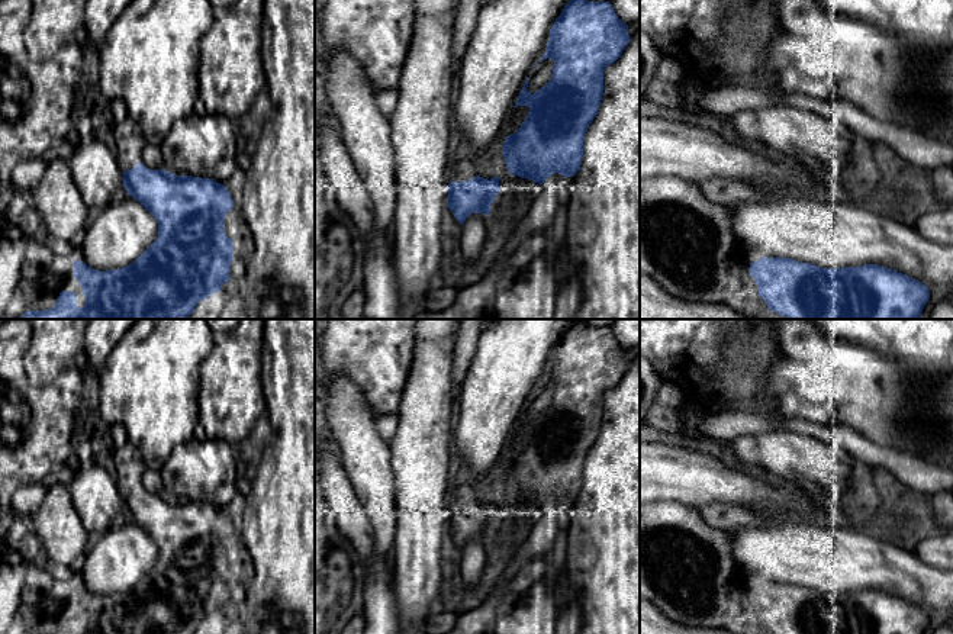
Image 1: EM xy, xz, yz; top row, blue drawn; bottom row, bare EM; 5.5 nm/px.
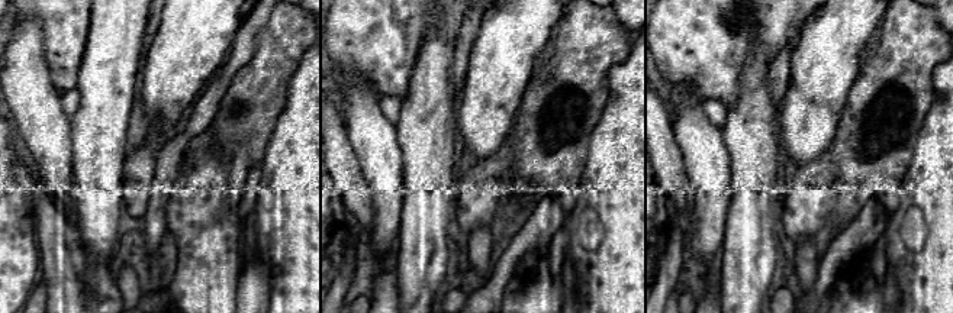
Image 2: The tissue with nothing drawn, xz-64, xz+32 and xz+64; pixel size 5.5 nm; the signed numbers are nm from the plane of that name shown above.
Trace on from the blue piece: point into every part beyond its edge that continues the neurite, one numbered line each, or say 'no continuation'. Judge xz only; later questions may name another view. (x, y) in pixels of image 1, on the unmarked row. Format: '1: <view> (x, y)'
1: xz (464, 495)

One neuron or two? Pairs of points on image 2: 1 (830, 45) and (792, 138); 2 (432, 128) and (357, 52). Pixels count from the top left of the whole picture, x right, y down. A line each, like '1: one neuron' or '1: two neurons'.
1: one neuron
2: two neurons

